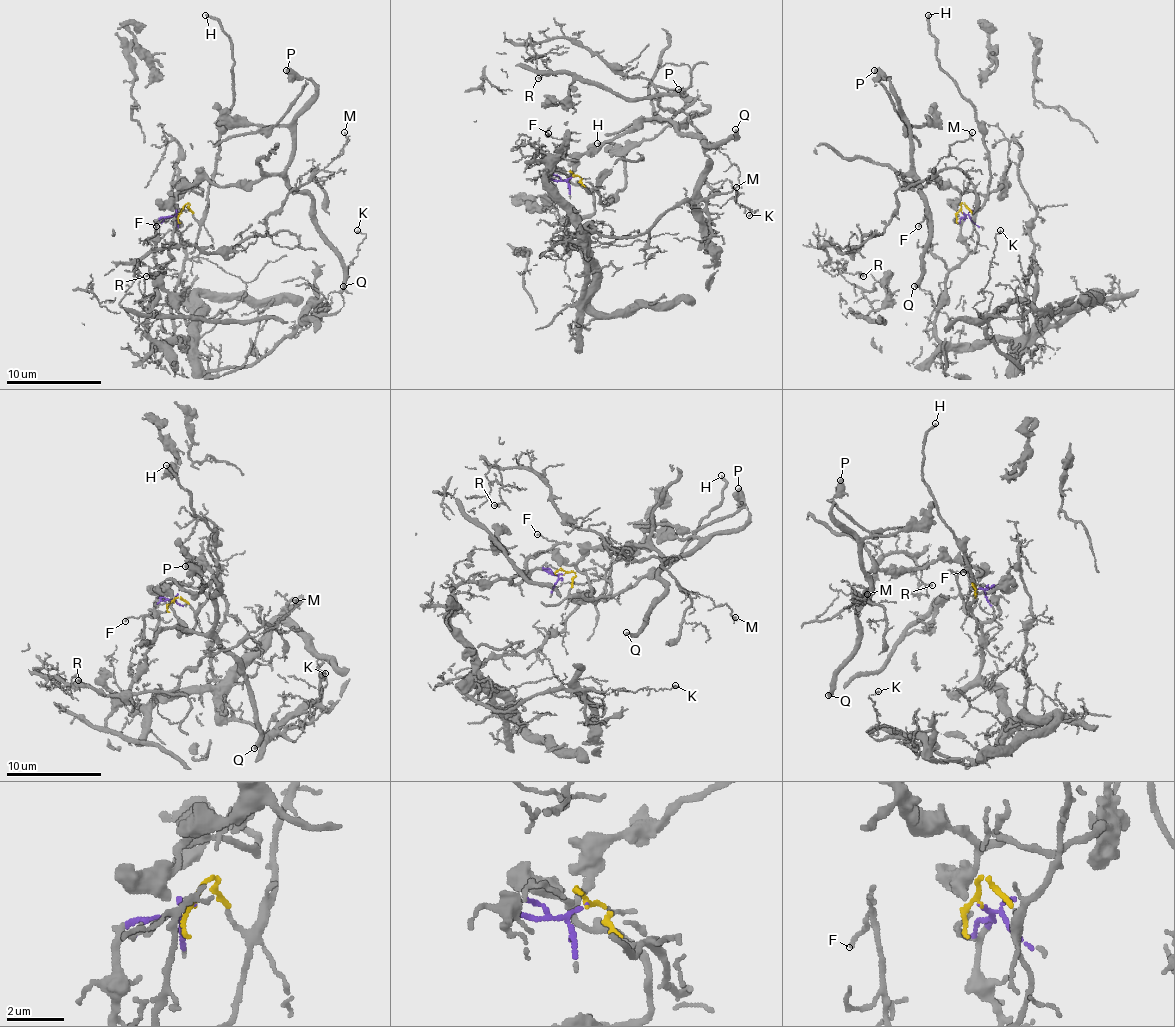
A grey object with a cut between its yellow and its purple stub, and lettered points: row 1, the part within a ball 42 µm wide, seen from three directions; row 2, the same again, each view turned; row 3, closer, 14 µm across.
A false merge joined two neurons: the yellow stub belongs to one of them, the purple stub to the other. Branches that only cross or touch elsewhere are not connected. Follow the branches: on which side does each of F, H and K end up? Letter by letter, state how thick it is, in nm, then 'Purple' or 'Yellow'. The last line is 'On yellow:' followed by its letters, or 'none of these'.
F: Thickness 120 nm. Purple
H: Thickness 190 nm. Yellow
K: Thickness 110 nm. Purple
On yellow: H

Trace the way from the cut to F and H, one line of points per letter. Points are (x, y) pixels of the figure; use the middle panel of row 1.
F: (573, 176), (549, 176), (547, 181), (554, 165), (563, 155), (561, 146), (566, 143), (549, 134)
H: (573, 176), (592, 188), (599, 203), (611, 203), (625, 186), (625, 153), (611, 143), (597, 143)

